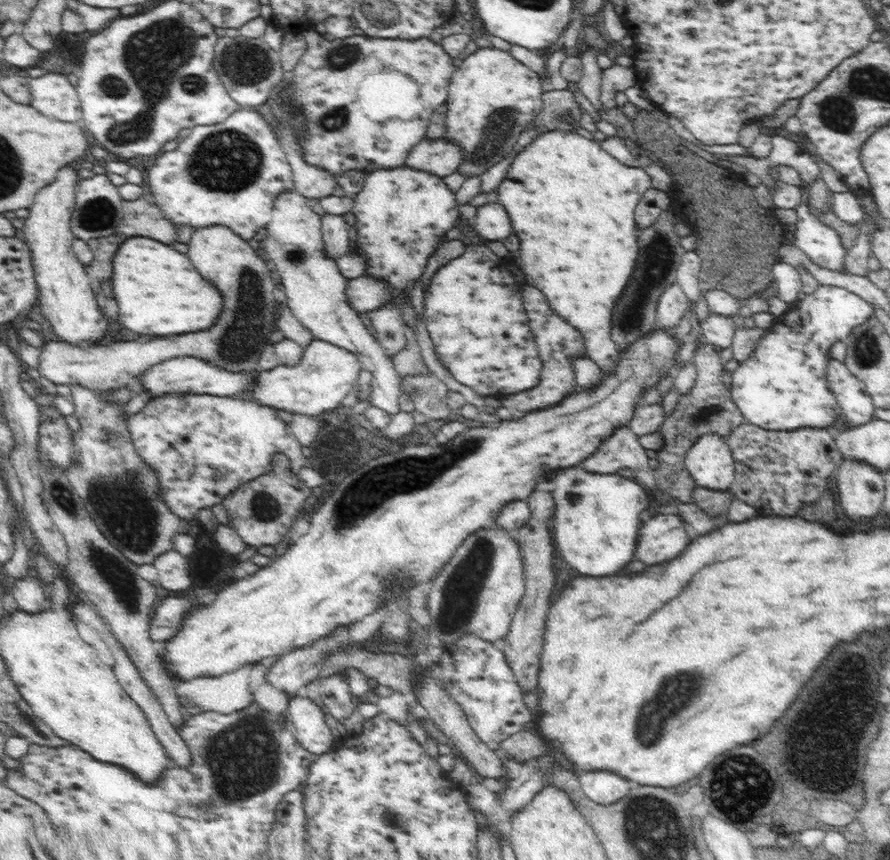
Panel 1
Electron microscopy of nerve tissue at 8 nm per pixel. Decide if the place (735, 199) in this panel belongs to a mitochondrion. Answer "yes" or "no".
yes

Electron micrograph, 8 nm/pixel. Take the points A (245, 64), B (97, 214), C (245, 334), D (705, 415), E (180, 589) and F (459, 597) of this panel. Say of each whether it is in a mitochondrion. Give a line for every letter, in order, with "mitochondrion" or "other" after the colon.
A: mitochondrion
B: mitochondrion
C: mitochondrion
D: mitochondrion
E: other
F: mitochondrion

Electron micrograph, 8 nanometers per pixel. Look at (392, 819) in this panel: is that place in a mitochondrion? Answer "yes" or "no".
yes

